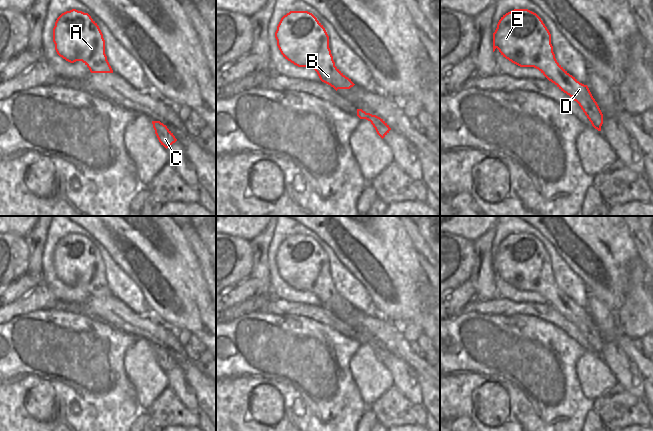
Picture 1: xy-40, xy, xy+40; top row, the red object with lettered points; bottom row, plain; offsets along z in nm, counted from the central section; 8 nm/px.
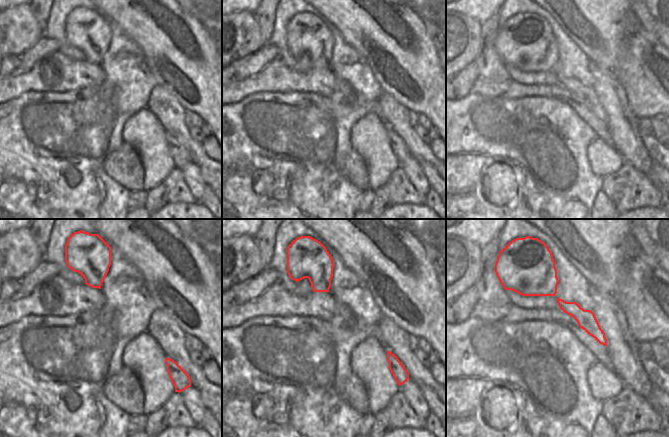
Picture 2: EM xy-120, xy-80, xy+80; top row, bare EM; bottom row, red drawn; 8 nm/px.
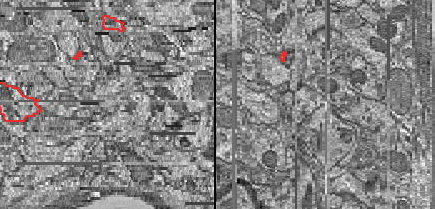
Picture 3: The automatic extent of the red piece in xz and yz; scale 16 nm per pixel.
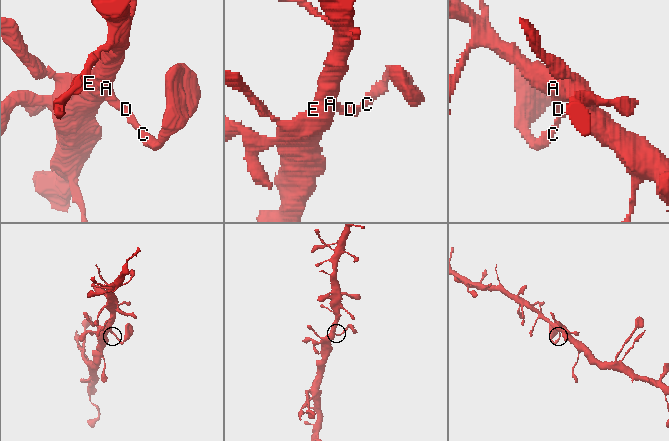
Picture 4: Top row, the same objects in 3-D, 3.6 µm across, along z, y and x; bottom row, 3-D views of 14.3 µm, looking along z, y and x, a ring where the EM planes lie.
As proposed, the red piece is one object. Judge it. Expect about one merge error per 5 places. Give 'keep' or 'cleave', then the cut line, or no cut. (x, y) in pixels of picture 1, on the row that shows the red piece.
keep | no cut

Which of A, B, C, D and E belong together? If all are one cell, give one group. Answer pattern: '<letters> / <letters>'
A B C D E

